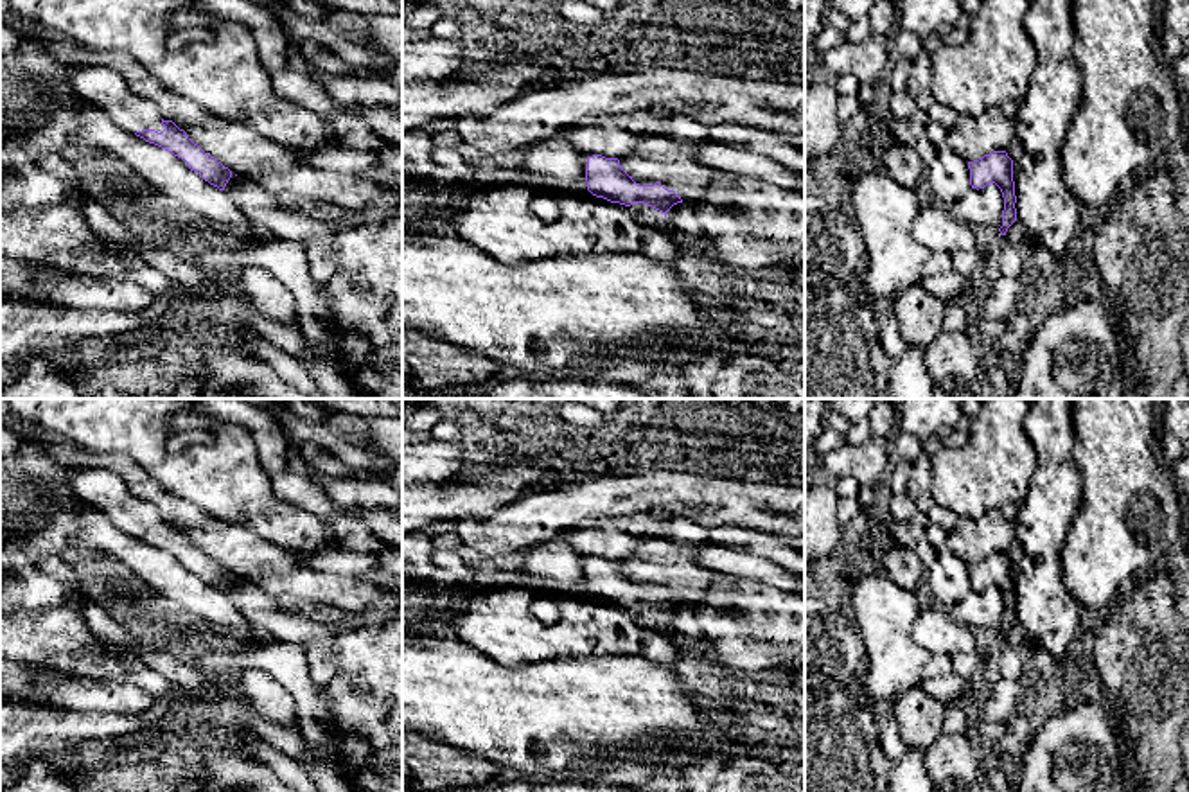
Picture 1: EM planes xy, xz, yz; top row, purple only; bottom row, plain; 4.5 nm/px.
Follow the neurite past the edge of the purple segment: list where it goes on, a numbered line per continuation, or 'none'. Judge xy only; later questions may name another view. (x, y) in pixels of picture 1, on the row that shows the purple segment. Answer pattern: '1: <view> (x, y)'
1: xy (103, 87)

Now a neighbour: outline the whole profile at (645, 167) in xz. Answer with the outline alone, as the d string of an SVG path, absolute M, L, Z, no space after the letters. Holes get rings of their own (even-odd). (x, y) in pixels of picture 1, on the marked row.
M638 136L638 151L618 160L636 183L659 181L683 203L702 201L718 174L718 169L697 160L695 149L688 142L665 136Z

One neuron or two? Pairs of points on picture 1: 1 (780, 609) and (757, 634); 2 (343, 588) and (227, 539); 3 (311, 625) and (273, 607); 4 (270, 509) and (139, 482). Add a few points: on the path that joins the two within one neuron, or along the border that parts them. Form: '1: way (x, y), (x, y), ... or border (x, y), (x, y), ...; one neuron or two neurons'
1: way (776, 615), (762, 629); one neuron
2: way (315, 589), (288, 580), (255, 559); one neuron
3: way (302, 625), (291, 625), (282, 616); one neuron
4: border (132, 460), (169, 494); two neurons

